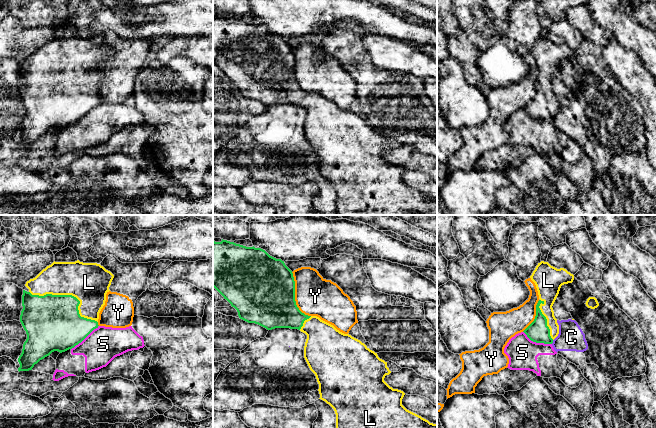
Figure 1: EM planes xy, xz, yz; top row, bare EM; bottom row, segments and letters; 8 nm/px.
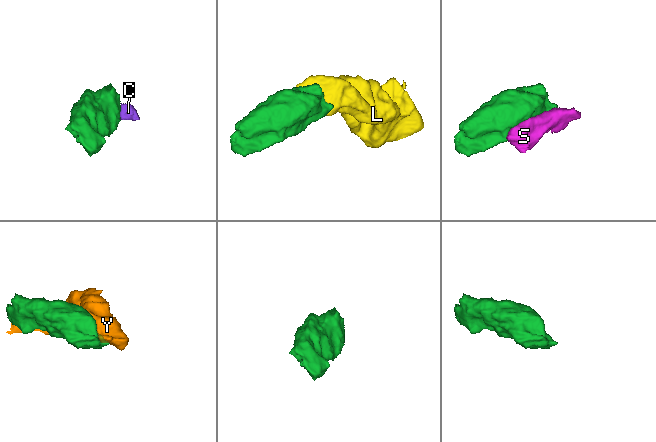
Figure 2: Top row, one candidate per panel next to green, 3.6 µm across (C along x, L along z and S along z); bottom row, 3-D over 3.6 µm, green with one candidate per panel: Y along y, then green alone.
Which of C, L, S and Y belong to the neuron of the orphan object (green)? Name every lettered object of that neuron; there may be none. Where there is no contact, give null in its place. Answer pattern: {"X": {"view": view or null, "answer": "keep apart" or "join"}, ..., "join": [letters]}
{"C": {"view": "yz", "answer": "keep apart"}, "L": {"view": "xy", "answer": "join"}, "S": {"view": "yz", "answer": "keep apart"}, "Y": {"view": "xz", "answer": "keep apart"}, "join": ["L"]}

